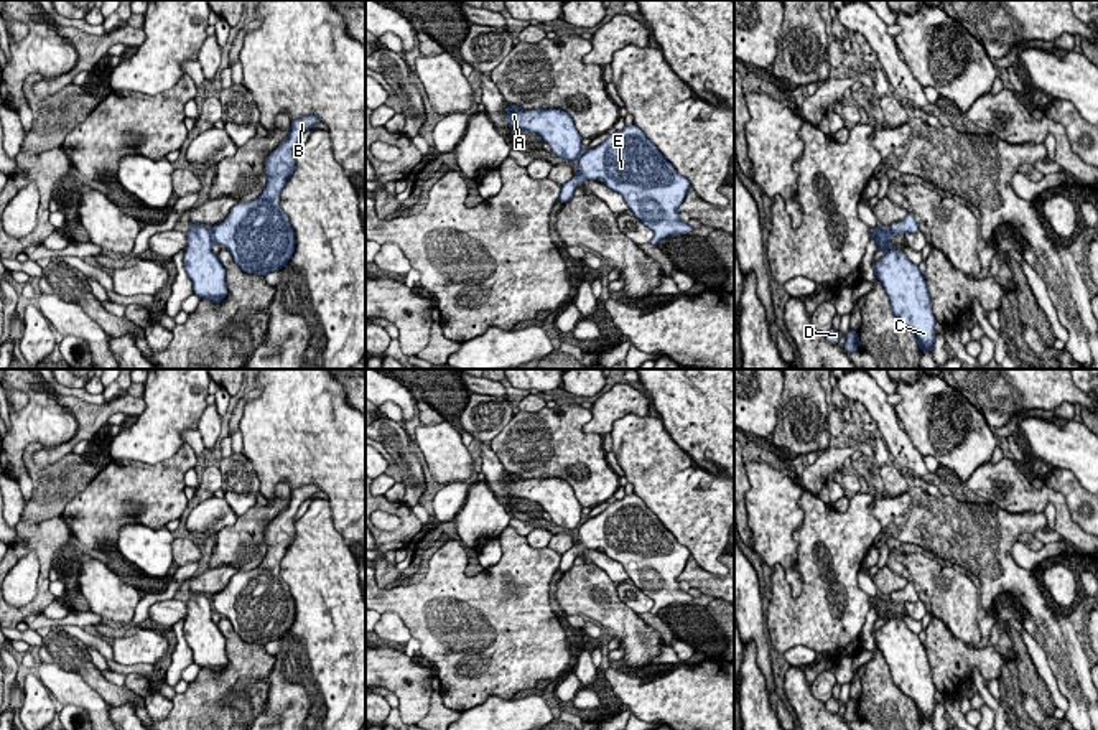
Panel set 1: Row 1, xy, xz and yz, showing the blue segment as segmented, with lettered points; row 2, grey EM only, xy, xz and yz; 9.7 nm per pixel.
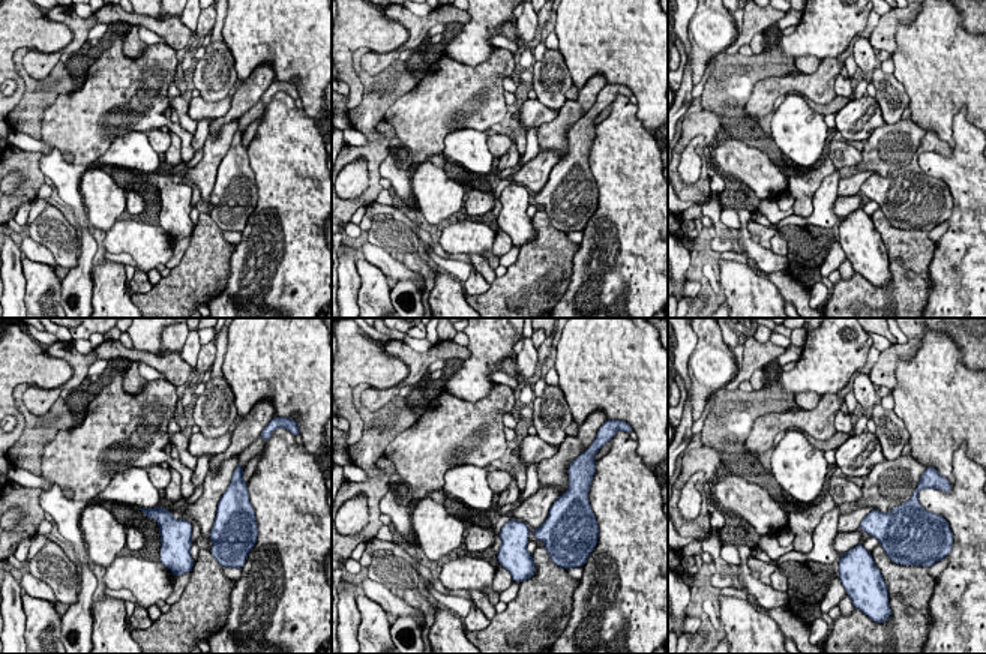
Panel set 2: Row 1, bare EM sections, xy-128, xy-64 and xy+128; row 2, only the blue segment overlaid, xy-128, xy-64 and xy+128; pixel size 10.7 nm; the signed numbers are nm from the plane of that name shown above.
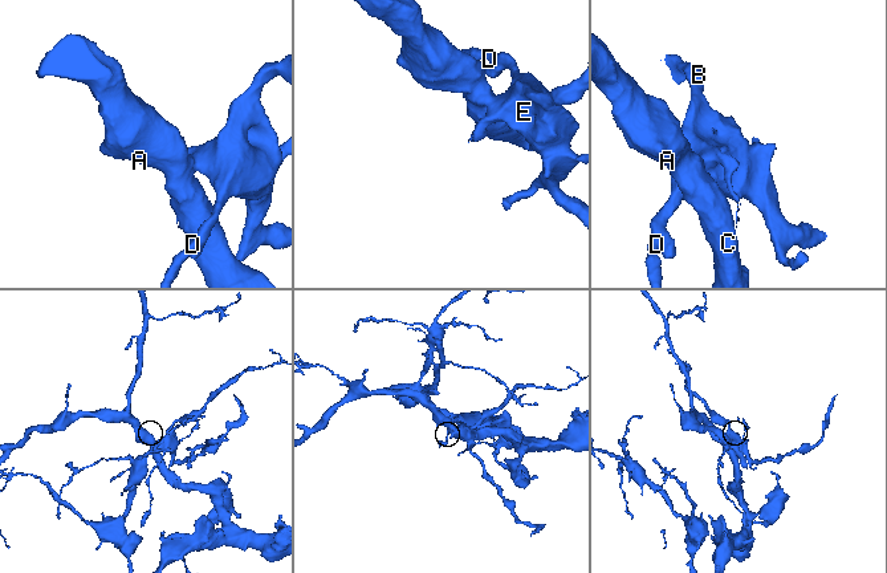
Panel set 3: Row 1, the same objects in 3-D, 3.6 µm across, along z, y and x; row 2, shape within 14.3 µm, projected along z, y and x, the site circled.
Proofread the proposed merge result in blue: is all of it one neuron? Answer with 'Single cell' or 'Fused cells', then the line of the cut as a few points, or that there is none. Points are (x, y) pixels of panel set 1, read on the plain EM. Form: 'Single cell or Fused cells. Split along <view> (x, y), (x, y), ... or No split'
Fused cells. Split along xy (209, 598), (213, 607)

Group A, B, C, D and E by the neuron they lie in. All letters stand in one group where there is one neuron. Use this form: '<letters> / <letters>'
A C / B D E

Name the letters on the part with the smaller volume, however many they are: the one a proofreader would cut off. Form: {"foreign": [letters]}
{"foreign": ["B", "D", "E"]}

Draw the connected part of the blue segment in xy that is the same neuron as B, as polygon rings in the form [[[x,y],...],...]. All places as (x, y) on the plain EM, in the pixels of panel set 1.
[[[313,483],[291,489],[288,506],[265,529],[267,554],[262,564],[237,572],[224,590],[211,595],[212,608],[230,621],[245,643],[278,641],[295,621],[295,600],[280,577],[280,560],[295,539],[298,508],[319,491]]]

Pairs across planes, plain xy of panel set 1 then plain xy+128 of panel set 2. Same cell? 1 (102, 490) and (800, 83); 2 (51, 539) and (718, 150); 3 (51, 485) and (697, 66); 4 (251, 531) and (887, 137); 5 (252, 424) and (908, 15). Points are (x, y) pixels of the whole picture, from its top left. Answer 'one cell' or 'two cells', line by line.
1: one cell
2: two cells
3: two cells
4: one cell
5: two cells

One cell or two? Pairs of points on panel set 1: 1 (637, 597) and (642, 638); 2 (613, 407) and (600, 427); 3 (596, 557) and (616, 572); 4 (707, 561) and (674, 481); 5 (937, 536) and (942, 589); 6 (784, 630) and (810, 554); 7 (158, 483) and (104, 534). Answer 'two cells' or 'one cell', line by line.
1: two cells
2: one cell
3: one cell
4: one cell
5: two cells
6: one cell
7: one cell

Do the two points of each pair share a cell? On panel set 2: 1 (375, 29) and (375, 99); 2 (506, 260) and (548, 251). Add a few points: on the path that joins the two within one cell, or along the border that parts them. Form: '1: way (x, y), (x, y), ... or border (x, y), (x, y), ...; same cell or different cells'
1: border (366, 47), (353, 54), (362, 99), (350, 110); different cells
2: border (521, 248), (517, 258), (506, 267); different cells

